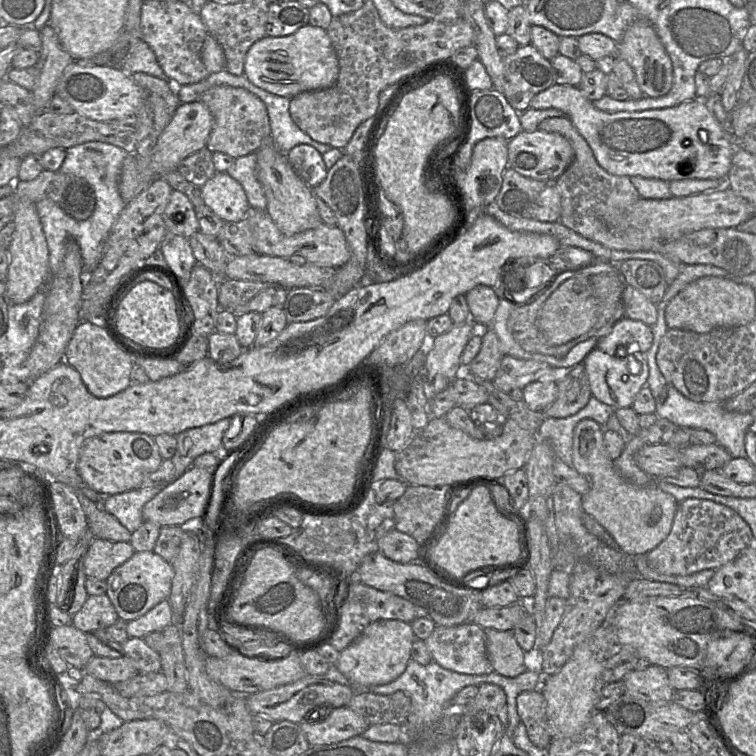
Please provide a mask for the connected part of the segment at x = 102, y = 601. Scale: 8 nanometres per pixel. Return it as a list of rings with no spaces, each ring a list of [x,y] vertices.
[[[106,594],[88,595],[81,609],[72,616],[72,625],[88,633],[105,629],[119,619],[110,599]]]

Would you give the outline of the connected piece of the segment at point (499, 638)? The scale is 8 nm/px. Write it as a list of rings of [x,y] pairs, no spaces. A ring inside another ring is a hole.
[[[484,630],[487,658],[493,671],[506,677],[516,677],[527,670],[525,652],[517,643],[512,630]]]

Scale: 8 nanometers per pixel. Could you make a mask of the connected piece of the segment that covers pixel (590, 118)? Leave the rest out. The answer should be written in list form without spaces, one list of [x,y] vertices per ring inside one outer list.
[[[553,84],[536,94],[531,99],[529,108],[554,108],[562,111],[587,142],[598,164],[610,174],[617,176],[638,175],[668,182],[681,179],[724,179],[731,168],[732,157],[739,143],[731,130],[731,113],[729,130],[713,116],[707,102],[699,99],[686,101],[671,108],[608,113],[598,110],[577,86]]]

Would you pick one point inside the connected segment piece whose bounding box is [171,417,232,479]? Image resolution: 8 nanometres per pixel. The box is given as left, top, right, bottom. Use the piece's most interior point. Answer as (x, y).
(193, 442)

